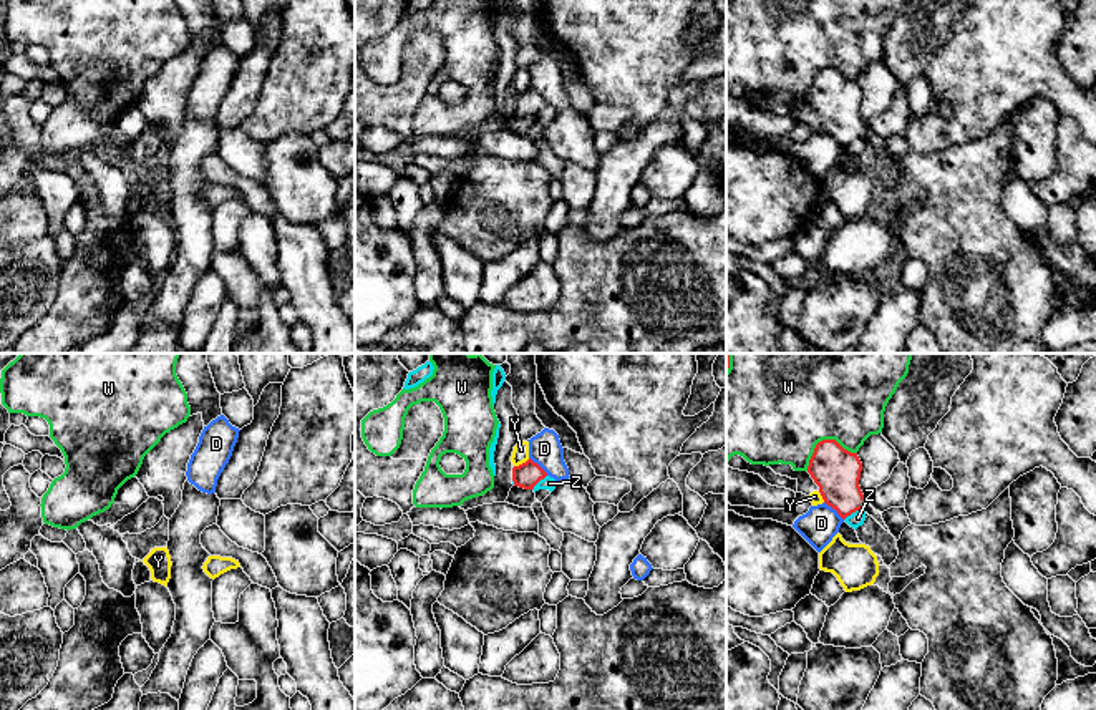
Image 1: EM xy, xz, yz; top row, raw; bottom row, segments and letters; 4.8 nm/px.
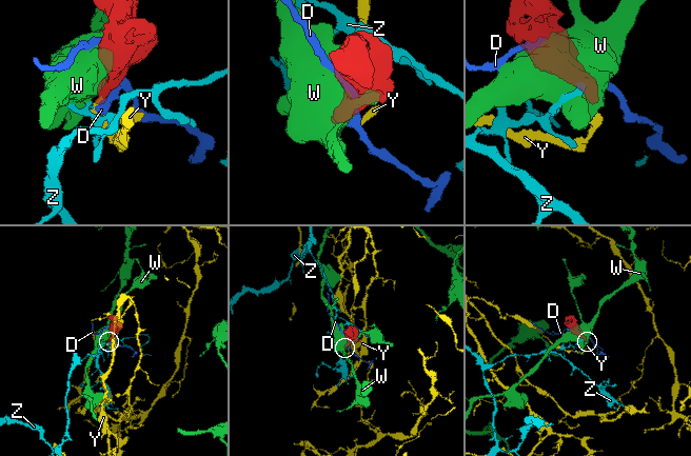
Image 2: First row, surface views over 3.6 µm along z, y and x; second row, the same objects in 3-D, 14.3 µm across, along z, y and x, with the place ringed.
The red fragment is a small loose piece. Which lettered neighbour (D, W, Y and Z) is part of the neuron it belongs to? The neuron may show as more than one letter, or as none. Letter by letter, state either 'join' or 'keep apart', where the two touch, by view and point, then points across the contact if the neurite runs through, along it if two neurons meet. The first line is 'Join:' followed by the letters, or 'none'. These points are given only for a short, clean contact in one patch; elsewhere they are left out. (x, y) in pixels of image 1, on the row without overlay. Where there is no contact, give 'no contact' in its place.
Join: none
D: keep apart | yz (834, 136)
W: keep apart | yz (823, 68)
Y: keep apart | xz (523, 92) | along xz (529, 87), (514, 95)
Z: keep apart | yz (854, 140) | along yz (864, 136), (859, 136), (844, 148)

